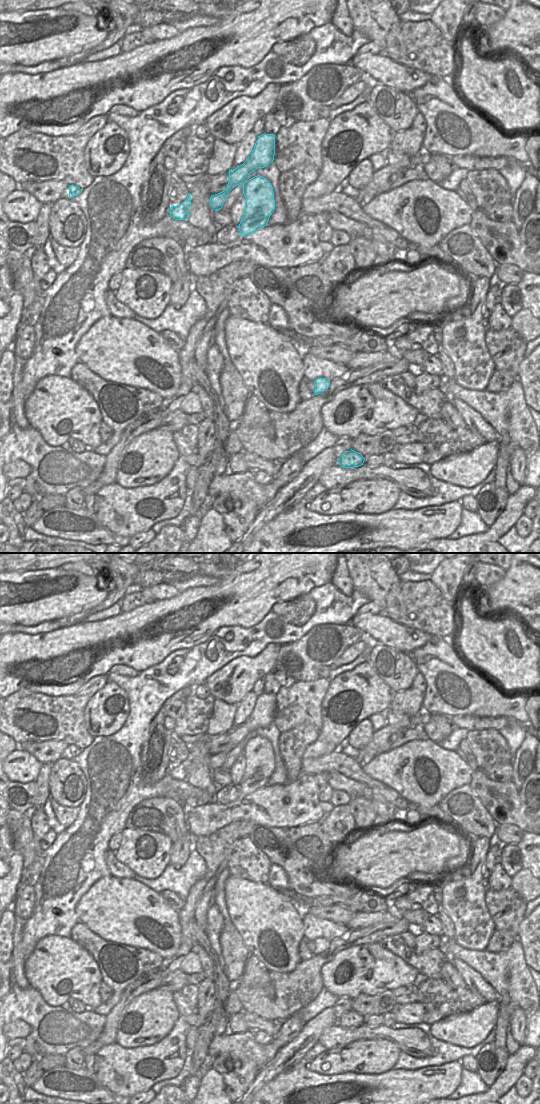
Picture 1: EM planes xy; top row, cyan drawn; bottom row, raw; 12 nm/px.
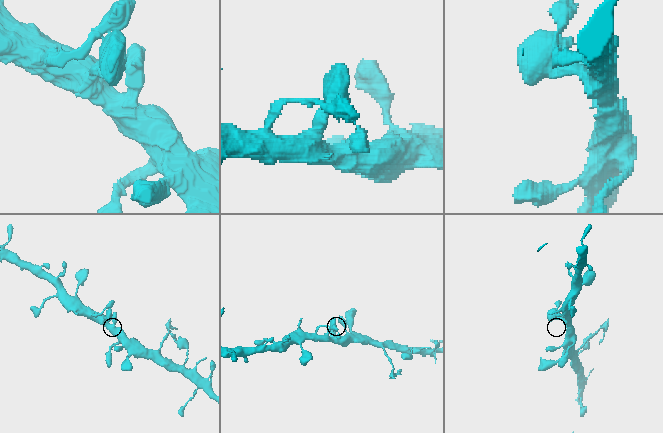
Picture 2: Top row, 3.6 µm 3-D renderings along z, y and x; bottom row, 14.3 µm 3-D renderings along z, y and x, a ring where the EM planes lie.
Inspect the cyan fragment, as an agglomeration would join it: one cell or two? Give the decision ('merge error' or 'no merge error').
no merge error

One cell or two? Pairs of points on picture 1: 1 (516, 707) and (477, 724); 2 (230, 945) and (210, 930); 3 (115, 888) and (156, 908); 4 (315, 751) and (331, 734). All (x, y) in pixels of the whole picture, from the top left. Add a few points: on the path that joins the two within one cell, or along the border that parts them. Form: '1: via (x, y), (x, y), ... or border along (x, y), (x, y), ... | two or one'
1: border along (472, 716), (505, 716), (515, 719) | two
2: border along (229, 919), (223, 925), (219, 937), (223, 959) | two
3: via (125, 898), (135, 908), (146, 908) | one
4: via (319, 747), (328, 738) | one

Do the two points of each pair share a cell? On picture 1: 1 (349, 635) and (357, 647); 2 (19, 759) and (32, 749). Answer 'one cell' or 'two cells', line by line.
1: two cells
2: two cells

